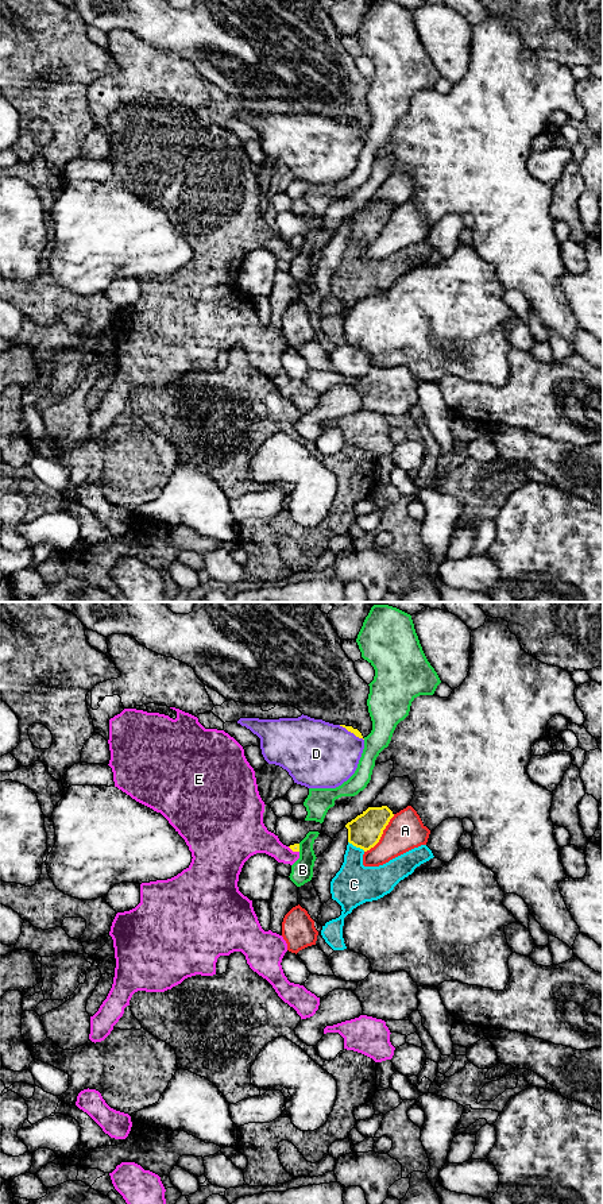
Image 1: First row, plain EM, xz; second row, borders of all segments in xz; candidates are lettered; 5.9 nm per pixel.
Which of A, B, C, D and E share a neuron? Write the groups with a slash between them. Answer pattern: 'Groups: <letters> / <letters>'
Groups: A / B / C / D / E

